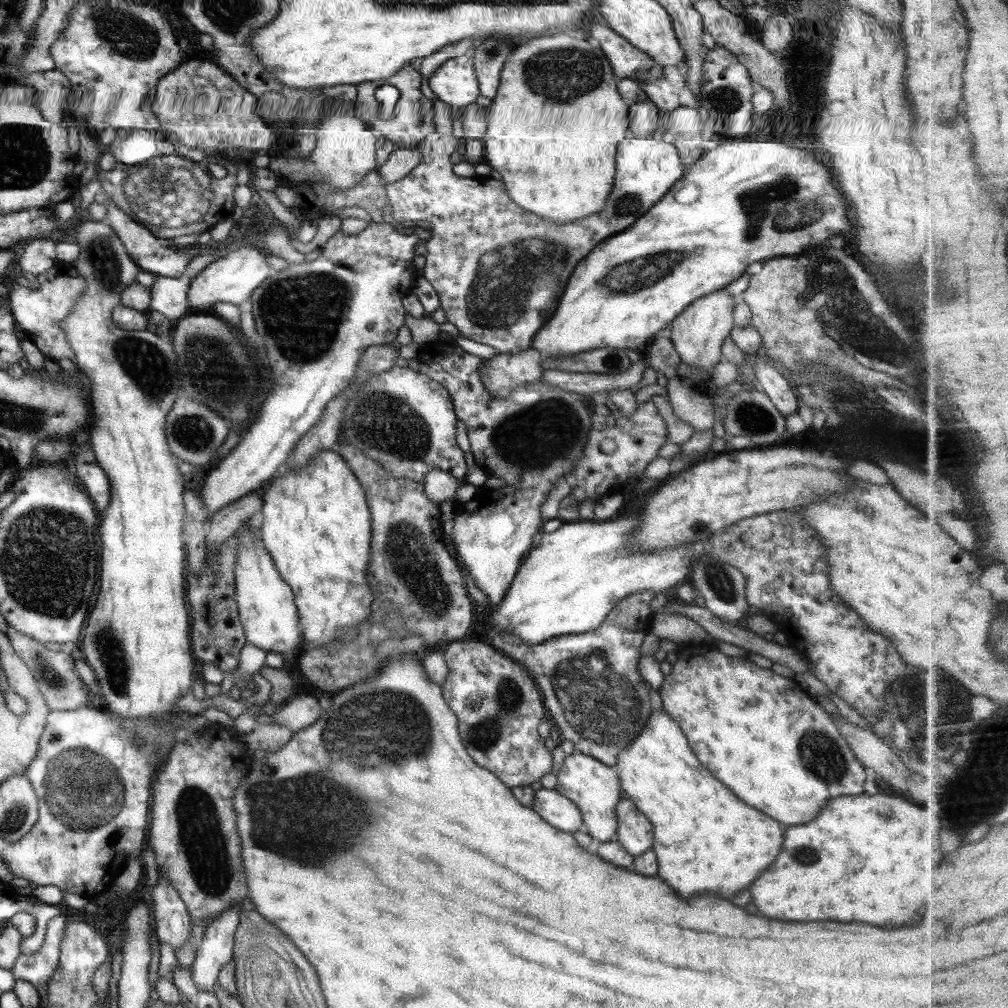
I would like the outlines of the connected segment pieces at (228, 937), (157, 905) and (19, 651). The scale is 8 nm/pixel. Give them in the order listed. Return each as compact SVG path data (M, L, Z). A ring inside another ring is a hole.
M230 908L207 926L203 939L197 947L195 961L191 965L194 982L200 990L214 989L222 966L233 960L240 913L242 908Z
M160 876L152 892L152 906L159 942L170 944L175 951L192 938L193 920L185 902L166 876Z
M10 626L8 630L7 638L9 639L12 649L16 652L16 655L24 661L24 664L31 670L32 676L34 676L35 682L37 682L37 688L48 710L65 711L76 710L80 707L86 707L90 705L88 691L91 689L79 678L78 672L75 667L75 660L72 660L72 656L65 654L64 652L54 652L48 650L39 641L33 640Z

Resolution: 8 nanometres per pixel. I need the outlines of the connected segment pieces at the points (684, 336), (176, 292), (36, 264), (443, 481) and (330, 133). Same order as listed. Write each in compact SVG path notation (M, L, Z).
M725 287L697 298L674 318L671 322L671 341L684 364L710 375L712 368L724 360L721 348L726 337L730 336L731 328L735 326L734 307L736 298L730 296Z
M223 249L218 252L214 250L212 254L195 255L188 264L186 271L179 278L168 278L155 276L152 288L150 288L150 310L156 310L166 316L172 324L188 316L188 289L191 280L198 273L201 273L212 261L228 254L228 250Z
M32 240L23 247L24 253L18 258L22 271L42 275L51 270L57 261L55 243L52 240Z
M432 468L432 470L424 476L424 480L422 480L426 497L428 497L430 501L438 504L453 500L456 490L466 483L466 478L457 479L454 475L440 470L440 468Z
M329 98L324 104L324 116L317 123L315 150L306 159L279 156L269 162L269 170L286 181L293 172L303 173L310 181L332 184L338 190L350 190L360 184L369 173L378 170L376 163L377 140L373 128L356 118L356 102Z

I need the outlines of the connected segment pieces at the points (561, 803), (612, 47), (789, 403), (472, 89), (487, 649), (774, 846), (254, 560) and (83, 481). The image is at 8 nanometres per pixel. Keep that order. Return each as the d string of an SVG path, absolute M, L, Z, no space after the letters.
M542 787L536 790L531 808L550 826L562 832L573 833L584 827L580 809L555 789Z
M594 24L589 36L604 51L618 79L639 80L651 76L650 68L655 65L653 58L632 46L626 38L608 28L608 25Z
M762 348L757 350L756 355L758 355L758 362L754 364L754 375L762 385L762 391L768 395L780 414L786 418L796 414L800 404L790 387L790 382L774 366L766 362L767 354Z
M473 52L447 60L434 70L428 83L439 100L450 104L455 110L475 103L481 95L474 70Z
M452 642L444 652L449 673L442 686L443 696L450 710L457 716L462 744L474 762L495 774L509 789L514 786L530 786L532 782L552 772L553 755L544 745L545 739L538 734L538 725L544 719L546 707L541 690L529 672L498 651L482 642Z
M663 709L652 710L642 734L626 747L615 765L620 768L618 778L622 792L654 824L651 849L657 856L658 876L662 876L680 896L692 898L696 894L718 894L726 900L734 900L736 892L748 888L760 872L774 864L784 842L780 824L740 802L726 786L722 786L722 782L712 778L712 774L696 760L678 722Z
M244 527L241 530L243 531L238 533L240 542L234 582L239 619L246 641L266 653L275 652L281 656L299 653L304 641L301 632L298 632L299 615L294 592L278 574L278 568L270 552L264 548L259 532L252 532L250 528L244 530Z
M77 462L76 476L83 490L92 499L93 505L100 511L106 510L112 495L110 495L110 479L102 467L96 463Z

